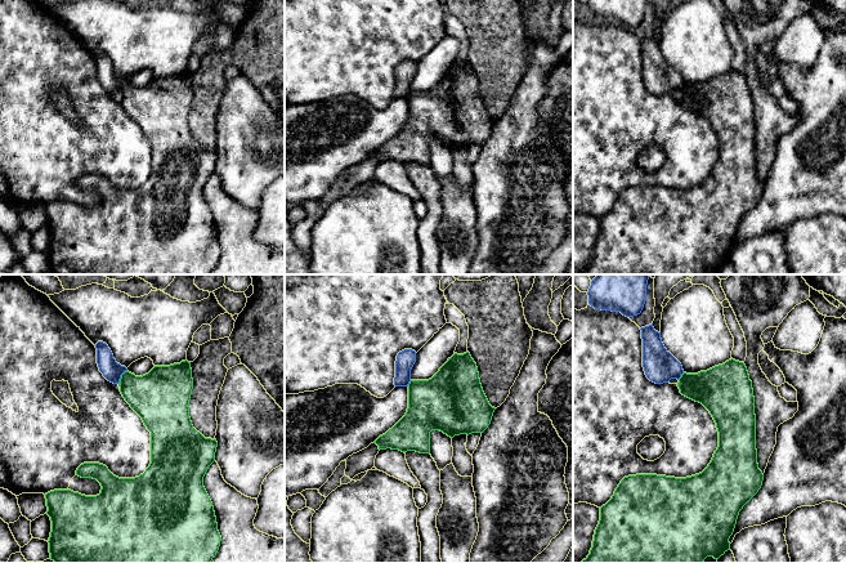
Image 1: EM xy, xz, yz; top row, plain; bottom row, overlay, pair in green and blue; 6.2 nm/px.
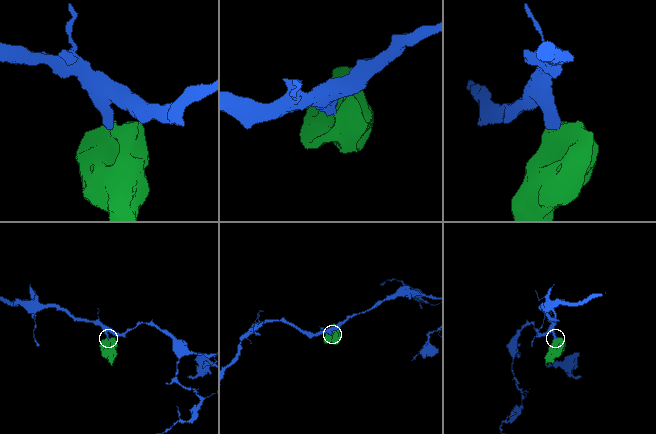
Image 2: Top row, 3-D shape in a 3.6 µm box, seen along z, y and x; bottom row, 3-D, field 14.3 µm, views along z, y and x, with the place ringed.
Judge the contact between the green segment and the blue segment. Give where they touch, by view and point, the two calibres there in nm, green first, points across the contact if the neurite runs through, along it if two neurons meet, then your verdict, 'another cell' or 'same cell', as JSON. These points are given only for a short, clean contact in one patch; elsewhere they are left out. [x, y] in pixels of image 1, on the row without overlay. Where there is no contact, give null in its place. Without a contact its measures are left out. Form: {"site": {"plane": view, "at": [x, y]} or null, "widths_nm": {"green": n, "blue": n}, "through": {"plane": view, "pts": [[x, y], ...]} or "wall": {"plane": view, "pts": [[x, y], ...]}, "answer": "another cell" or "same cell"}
{"site": {"plane": "xy", "at": [121, 88]}, "widths_nm": {"green": 300, "blue": 120}, "wall": {"plane": "xy", "pts": [[126, 81], [117, 94]]}, "answer": "another cell"}

